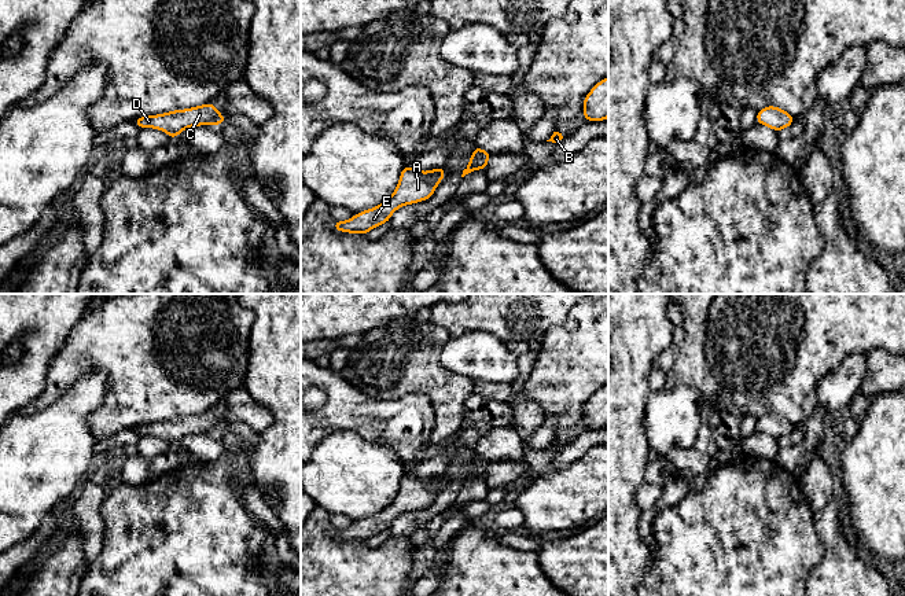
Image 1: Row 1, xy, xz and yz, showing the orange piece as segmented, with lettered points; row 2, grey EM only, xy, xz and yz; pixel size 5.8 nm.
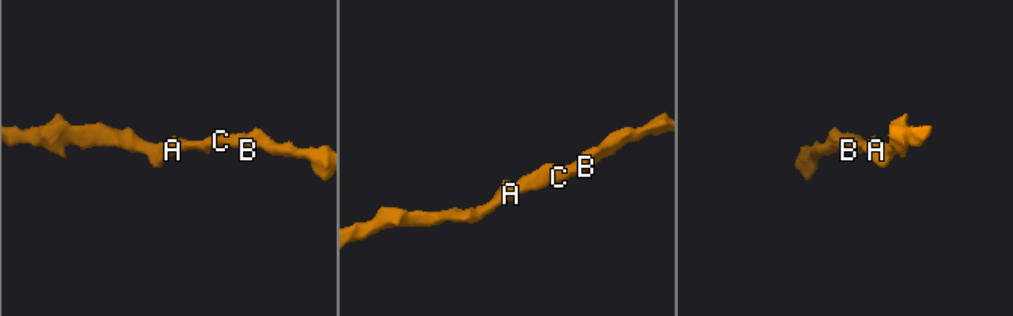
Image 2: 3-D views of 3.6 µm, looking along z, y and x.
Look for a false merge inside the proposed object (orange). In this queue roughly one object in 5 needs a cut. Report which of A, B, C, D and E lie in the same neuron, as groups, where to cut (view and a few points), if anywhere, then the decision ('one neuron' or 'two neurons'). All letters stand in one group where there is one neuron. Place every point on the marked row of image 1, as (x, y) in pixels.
groups A B C D E; cut none; one neuron

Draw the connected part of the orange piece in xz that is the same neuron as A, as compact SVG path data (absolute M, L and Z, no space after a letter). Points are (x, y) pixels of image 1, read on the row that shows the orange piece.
M405 165L398 185L389 199L369 210L357 213L347 221L334 221L332 225L339 232L365 235L378 225L389 222L398 207L430 199L444 177L444 166L420 172Z

